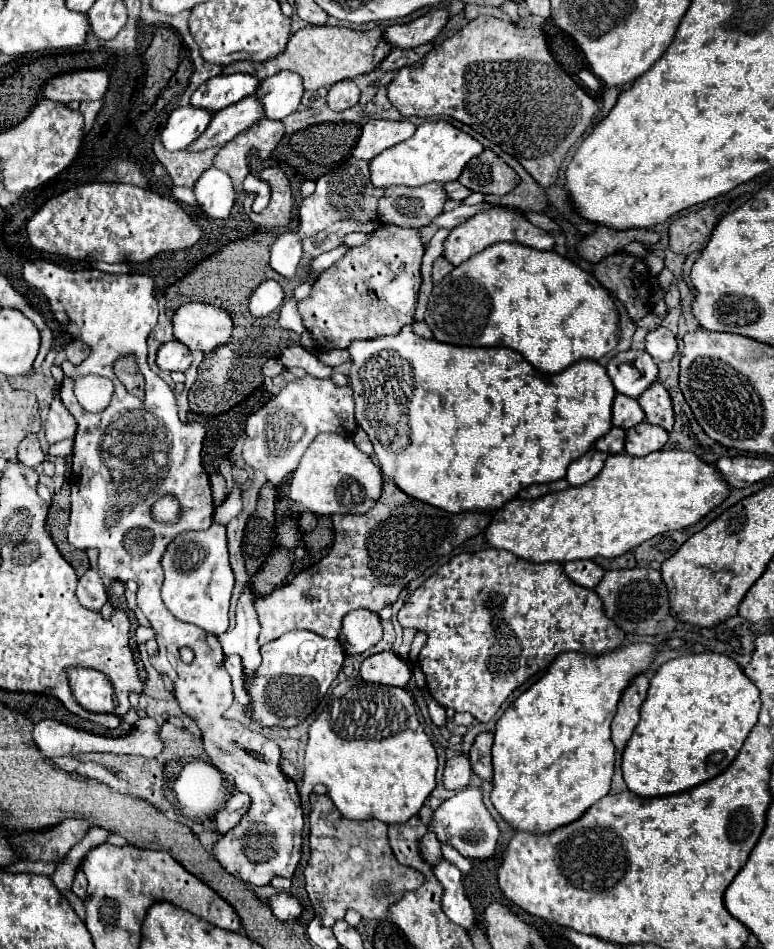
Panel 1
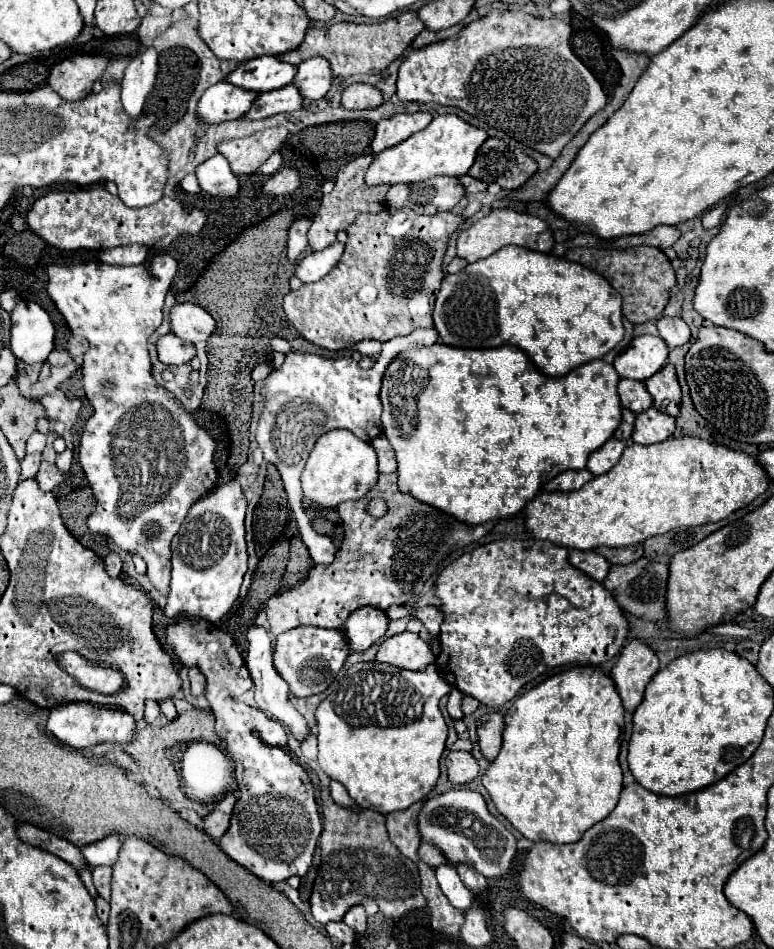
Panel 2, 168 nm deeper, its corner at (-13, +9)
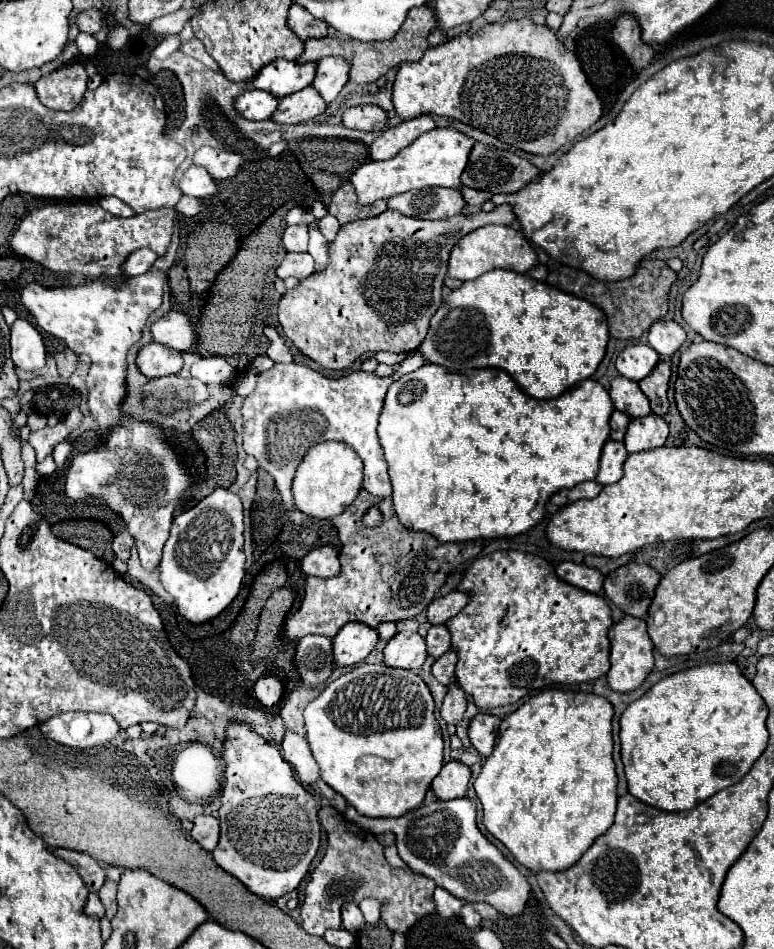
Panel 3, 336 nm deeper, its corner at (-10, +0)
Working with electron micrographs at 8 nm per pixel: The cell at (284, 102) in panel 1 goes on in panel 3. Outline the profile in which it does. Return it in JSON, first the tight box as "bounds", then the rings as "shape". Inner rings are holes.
{"bounds":[312,58,348,104],"shape":[[[322,58],[316,66],[316,76],[312,82],[312,88],[324,98],[326,104],[330,104],[342,90],[342,86],[348,82],[348,62],[340,58]]]}

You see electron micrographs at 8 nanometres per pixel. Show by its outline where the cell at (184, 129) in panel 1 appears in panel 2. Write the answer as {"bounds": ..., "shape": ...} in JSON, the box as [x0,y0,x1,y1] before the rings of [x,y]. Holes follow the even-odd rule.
{"bounds":[197,81,259,123],"shape":[[[221,81],[203,93],[197,107],[197,115],[203,123],[221,123],[239,119],[251,109],[251,103],[257,97],[259,97],[257,91],[243,91],[241,87]]]}

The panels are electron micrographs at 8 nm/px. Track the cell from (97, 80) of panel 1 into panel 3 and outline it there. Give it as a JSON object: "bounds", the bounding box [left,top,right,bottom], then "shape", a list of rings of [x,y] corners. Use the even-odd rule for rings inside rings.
{"bounds":[34,62,88,110],"shape":[[[78,62],[58,68],[46,76],[42,76],[34,88],[38,98],[50,110],[74,110],[86,92],[88,74],[86,68]]]}

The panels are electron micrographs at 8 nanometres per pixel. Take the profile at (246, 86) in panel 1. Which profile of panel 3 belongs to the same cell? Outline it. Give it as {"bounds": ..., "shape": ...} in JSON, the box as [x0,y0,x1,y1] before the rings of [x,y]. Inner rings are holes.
{"bounds":[252,60,316,98],"shape":[[[274,60],[266,64],[254,78],[252,86],[272,96],[284,98],[312,84],[316,64],[296,64],[290,60]]]}

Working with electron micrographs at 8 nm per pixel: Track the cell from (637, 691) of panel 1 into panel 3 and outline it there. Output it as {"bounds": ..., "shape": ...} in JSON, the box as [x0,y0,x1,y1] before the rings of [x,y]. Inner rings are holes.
{"bounds":[606,616,654,694],"shape":[[[624,616],[620,622],[616,622],[610,628],[610,644],[612,644],[610,646],[610,664],[612,664],[612,668],[606,674],[610,688],[614,692],[620,692],[620,694],[636,690],[646,680],[650,670],[654,668],[654,656],[652,656],[654,644],[648,636],[646,622],[640,620],[640,618]]]}

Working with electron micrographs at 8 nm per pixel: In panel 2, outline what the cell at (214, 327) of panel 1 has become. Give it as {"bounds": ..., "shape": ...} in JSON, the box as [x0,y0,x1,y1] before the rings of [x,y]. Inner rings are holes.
{"bounds":[169,303,215,345],"shape":[[[193,303],[173,305],[169,311],[169,325],[171,333],[191,345],[207,341],[207,337],[215,331],[215,319],[203,307]]]}

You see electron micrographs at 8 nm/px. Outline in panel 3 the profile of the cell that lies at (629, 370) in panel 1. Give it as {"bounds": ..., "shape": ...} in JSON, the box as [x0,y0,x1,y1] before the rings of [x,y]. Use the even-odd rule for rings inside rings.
{"bounds":[616,344,660,382],"shape":[[[630,344],[618,354],[616,370],[624,378],[640,382],[642,378],[648,376],[648,372],[652,372],[656,368],[658,362],[660,362],[660,354],[652,346]]]}

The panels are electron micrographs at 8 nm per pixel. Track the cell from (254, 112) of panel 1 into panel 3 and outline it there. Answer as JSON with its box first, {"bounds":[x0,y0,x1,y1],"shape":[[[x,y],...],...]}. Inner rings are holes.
{"bounds":[270,86,326,124],"shape":[[[308,86],[296,94],[284,96],[270,120],[280,124],[300,124],[316,118],[324,110],[326,110],[324,100],[320,100],[318,92]]]}

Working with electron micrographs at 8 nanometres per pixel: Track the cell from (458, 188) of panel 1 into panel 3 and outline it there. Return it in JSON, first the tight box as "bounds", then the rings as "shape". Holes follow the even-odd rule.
{"bounds":[460,186,492,206],"shape":[[[462,186],[462,188],[460,188],[460,192],[462,192],[462,196],[464,196],[466,204],[470,204],[470,206],[480,206],[480,204],[484,204],[486,200],[490,200],[490,198],[492,198],[492,194],[490,194],[490,192],[474,190],[474,188],[468,188],[468,186]]]}

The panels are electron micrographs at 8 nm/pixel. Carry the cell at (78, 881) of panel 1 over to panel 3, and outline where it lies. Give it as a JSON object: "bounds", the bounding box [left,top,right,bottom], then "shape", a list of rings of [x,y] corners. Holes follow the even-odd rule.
{"bounds":[98,880,116,918],"shape":[[[106,880],[104,886],[100,888],[98,896],[100,896],[100,902],[106,908],[106,918],[112,918],[116,914],[116,882]]]}

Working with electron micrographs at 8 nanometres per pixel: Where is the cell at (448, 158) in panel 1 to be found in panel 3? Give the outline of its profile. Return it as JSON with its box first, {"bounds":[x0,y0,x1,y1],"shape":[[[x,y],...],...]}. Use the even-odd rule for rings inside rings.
{"bounds":[350,128,476,204],"shape":[[[434,128],[422,134],[412,146],[398,152],[394,158],[384,162],[366,162],[362,164],[352,176],[350,182],[356,188],[356,196],[360,204],[372,204],[380,198],[390,198],[396,194],[404,194],[416,188],[430,188],[430,186],[448,186],[460,188],[460,176],[468,164],[468,156],[474,148],[476,140],[470,136],[454,130],[454,128]]]}

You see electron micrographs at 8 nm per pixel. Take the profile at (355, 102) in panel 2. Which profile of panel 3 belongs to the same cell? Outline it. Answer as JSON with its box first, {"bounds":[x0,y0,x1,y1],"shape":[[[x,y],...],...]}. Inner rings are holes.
{"bounds":[342,104,388,130],"shape":[[[362,104],[362,106],[352,106],[342,114],[342,124],[348,128],[356,128],[356,130],[382,130],[388,122],[386,112],[380,106],[372,106],[372,104]]]}

